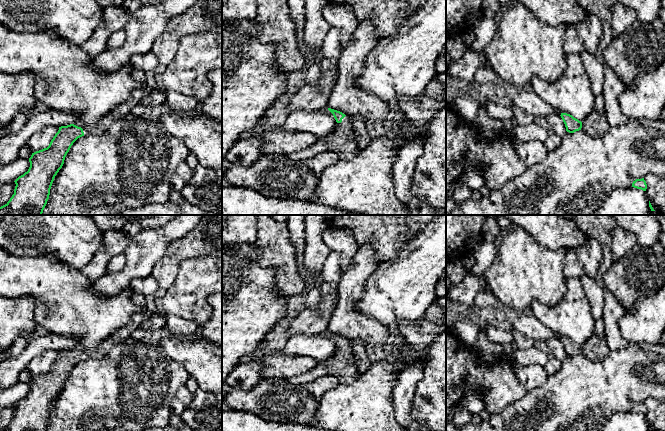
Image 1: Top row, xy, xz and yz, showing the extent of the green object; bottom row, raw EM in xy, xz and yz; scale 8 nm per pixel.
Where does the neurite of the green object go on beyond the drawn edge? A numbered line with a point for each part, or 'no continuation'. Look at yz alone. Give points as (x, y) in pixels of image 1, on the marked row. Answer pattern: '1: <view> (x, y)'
1: yz (595, 124)

